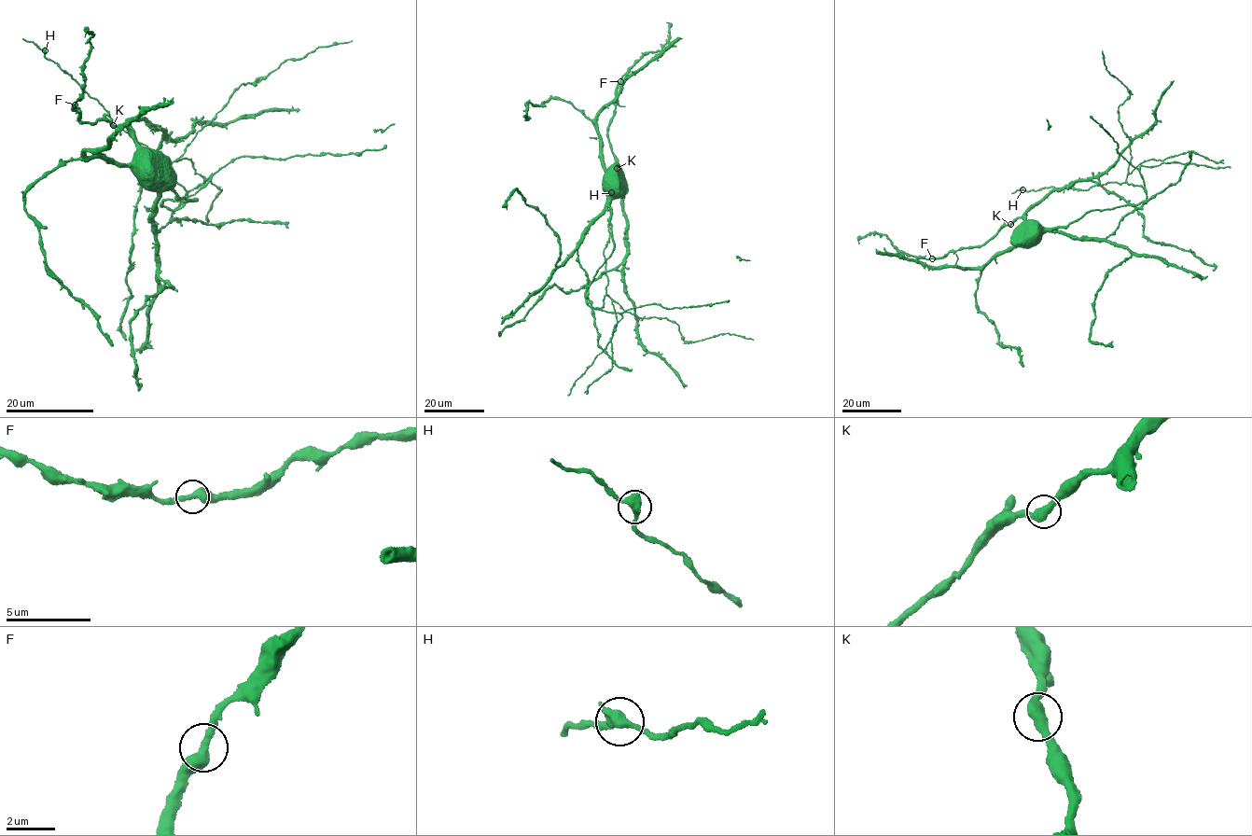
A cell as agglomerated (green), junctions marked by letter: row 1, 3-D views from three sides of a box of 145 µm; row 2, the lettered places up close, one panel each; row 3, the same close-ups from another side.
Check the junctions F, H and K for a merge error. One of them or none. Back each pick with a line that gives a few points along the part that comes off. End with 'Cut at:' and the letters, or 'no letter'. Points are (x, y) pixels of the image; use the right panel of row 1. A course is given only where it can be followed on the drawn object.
Cut at: no letter

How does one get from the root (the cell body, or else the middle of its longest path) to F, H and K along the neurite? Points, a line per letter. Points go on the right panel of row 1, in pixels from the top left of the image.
F: (1033, 222), (1027, 222), (1022, 217), (1016, 218), (1000, 227), (982, 244), (932, 258)
H: (1033, 222), (1056, 228), (1091, 211), (1134, 205), (1147, 195), (1140, 187), (1116, 182), (1083, 190), (1022, 189)
K: (1033, 222), (1027, 222), (1022, 217), (1010, 224)

